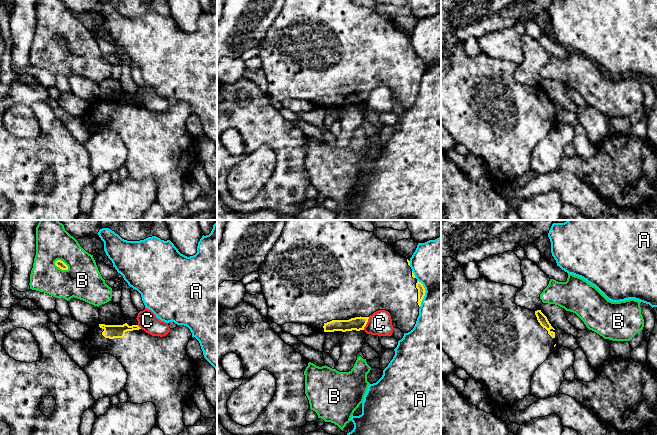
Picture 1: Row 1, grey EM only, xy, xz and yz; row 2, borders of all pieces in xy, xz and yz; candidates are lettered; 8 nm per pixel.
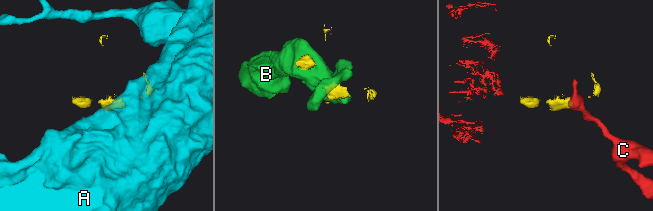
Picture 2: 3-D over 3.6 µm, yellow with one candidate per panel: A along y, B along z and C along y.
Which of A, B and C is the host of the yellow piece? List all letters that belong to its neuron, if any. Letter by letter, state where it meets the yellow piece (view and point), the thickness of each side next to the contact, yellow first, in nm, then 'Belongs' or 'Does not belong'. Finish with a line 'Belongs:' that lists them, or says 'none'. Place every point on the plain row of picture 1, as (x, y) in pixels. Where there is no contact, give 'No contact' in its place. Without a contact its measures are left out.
A: Touches yellow at xz (424, 69). Thickness 60 nm (yellow) against 400 nm. Does not belong
B: Touches yellow at xy (61, 44). Thickness 60 nm (yellow) against 300 nm. Does not belong
C: Touches yellow at xz (366, 99). Thickness 110 nm (yellow) against 190 nm. Does not belong
Belongs: none

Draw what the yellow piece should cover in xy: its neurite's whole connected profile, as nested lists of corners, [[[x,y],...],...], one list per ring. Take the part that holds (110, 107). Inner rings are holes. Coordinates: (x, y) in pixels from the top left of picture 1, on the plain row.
[[[97,100],[82,117],[93,132],[107,129],[118,135],[128,151],[124,164],[128,177],[134,180],[152,178],[157,188],[156,202],[170,215],[184,206],[183,183],[191,176],[198,161],[196,138],[186,128],[191,113],[190,105],[184,101],[177,101],[166,112],[160,113],[146,109],[138,101]]]

